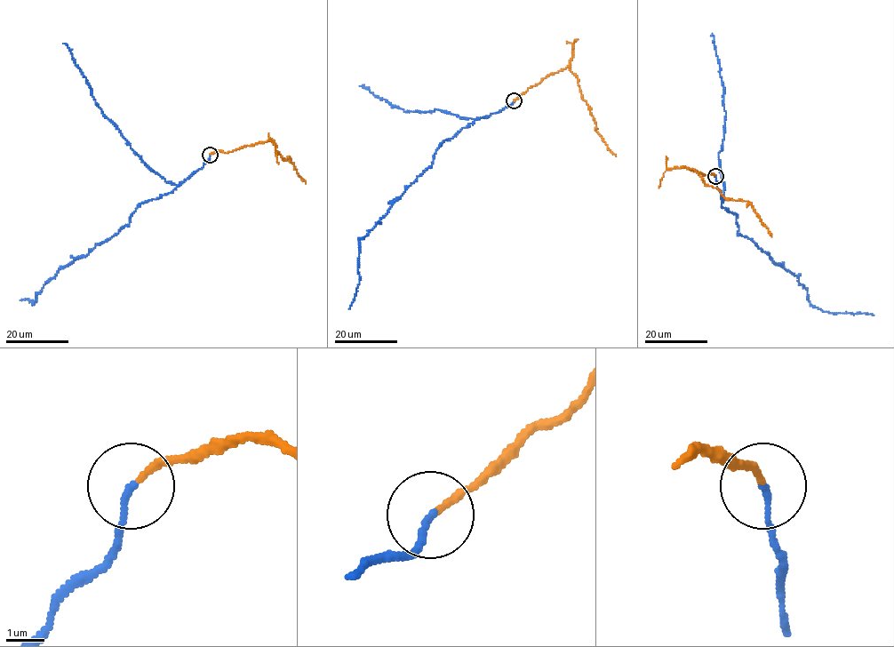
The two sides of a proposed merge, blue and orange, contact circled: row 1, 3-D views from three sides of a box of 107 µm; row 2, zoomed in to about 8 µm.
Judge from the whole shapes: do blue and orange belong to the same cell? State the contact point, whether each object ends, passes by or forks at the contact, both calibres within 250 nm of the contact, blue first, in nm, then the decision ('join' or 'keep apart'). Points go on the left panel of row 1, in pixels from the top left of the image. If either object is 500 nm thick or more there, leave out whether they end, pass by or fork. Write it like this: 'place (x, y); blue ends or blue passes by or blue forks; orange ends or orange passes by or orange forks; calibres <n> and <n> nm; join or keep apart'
place (210, 155); blue ends; orange ends; calibres 160 and 160 nm; join

